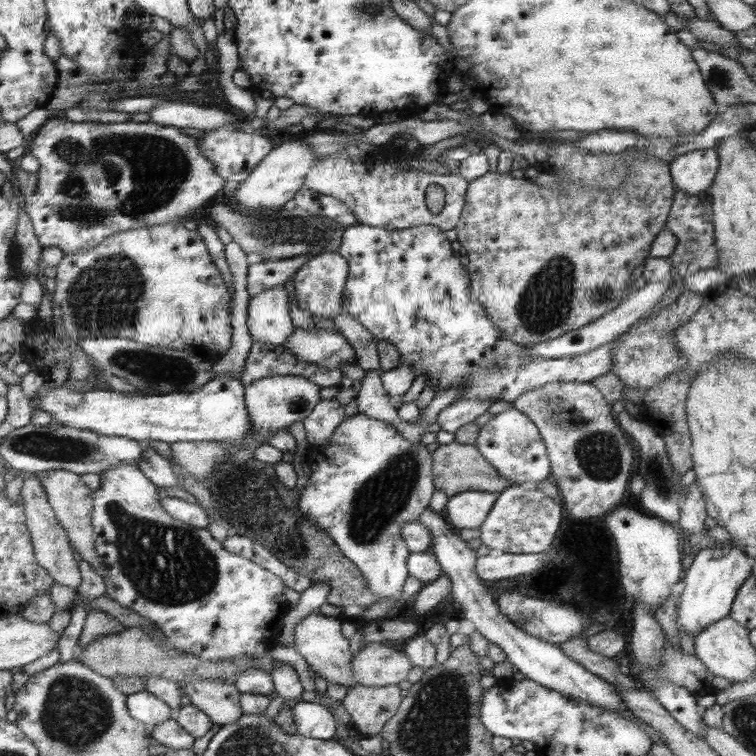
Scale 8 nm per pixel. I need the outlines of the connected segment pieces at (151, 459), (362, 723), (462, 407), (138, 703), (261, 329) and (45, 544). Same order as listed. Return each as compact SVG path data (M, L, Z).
M141 441L143 448L137 468L158 487L174 487L178 485L176 468L164 456L160 455L149 441Z
M398 685L362 686L348 689L342 703L354 729L366 737L381 734L384 725L392 718L402 702Z
M460 398L438 413L436 427L444 432L455 434L461 426L475 422L476 418L484 414L493 403L489 398L487 400Z
M146 690L129 695L127 706L135 719L145 723L146 731L150 734L159 724L177 716L171 706Z
M285 285L265 290L250 298L247 325L254 342L284 346L294 332L288 302L296 301L295 292Z
M37 477L24 480L21 490L22 503L25 504L25 515L29 534L33 540L33 550L36 557L45 567L53 579L60 584L69 586L76 590L81 583L81 572L79 569L76 552L68 541L68 535L63 526L58 522L52 508L49 506L47 493Z

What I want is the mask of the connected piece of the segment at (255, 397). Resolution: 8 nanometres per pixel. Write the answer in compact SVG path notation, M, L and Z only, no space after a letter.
M274 376L261 378L245 385L245 405L251 422L253 438L275 434L293 422L301 421L321 401L321 388L301 376Z

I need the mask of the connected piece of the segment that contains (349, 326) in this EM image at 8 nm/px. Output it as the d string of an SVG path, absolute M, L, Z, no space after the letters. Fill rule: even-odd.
M341 311L330 318L341 330L342 335L352 346L357 357L357 364L366 371L378 371L382 374L377 353L377 341L373 336L347 312Z

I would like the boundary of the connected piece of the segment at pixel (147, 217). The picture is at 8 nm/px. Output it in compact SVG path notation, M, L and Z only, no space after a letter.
M58 118L52 119L48 120L42 126L42 128L38 130L37 134L34 134L34 138L32 138L32 142L30 142L30 147L28 148L27 152L32 153L38 159L38 162L40 163L40 168L37 170L38 173L37 191L34 194L31 194L30 196L23 198L22 209L28 215L28 218L32 223L32 228L34 229L34 234L36 235L38 242L43 246L43 248L46 248L46 246L57 246L58 248L60 248L60 250L62 250L64 255L76 254L77 252L83 252L83 250L92 250L93 248L96 248L98 245L100 245L101 242L104 241L106 237L112 236L113 234L126 232L127 230L138 229L148 226L156 226L158 224L168 224L170 222L184 224L187 218L190 218L192 214L196 215L196 212L198 212L198 210L202 210L202 206L204 206L204 204L206 204L206 202L208 202L210 198L214 198L214 196L216 196L216 194L218 194L218 192L220 192L220 190L224 188L224 182L222 182L221 175L217 173L216 167L213 165L213 163L210 162L209 159L205 157L204 151L200 149L200 143L199 143L199 148L196 148L196 142L194 142L194 138L190 138L190 136L186 136L186 134L178 132L178 128L170 126L160 126L157 123L151 121L149 122L127 121L127 122L116 122L116 124L110 124L110 123L100 123L95 121L68 122L68 120L61 120Z

